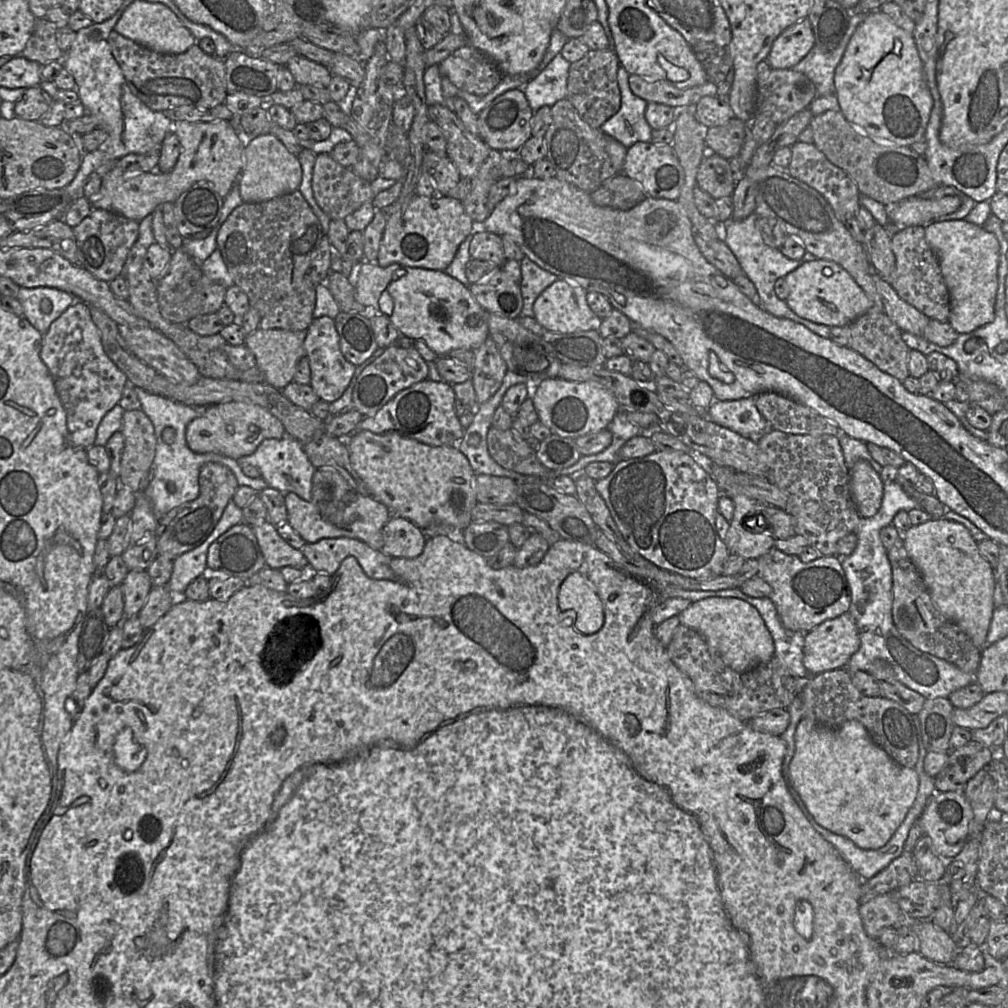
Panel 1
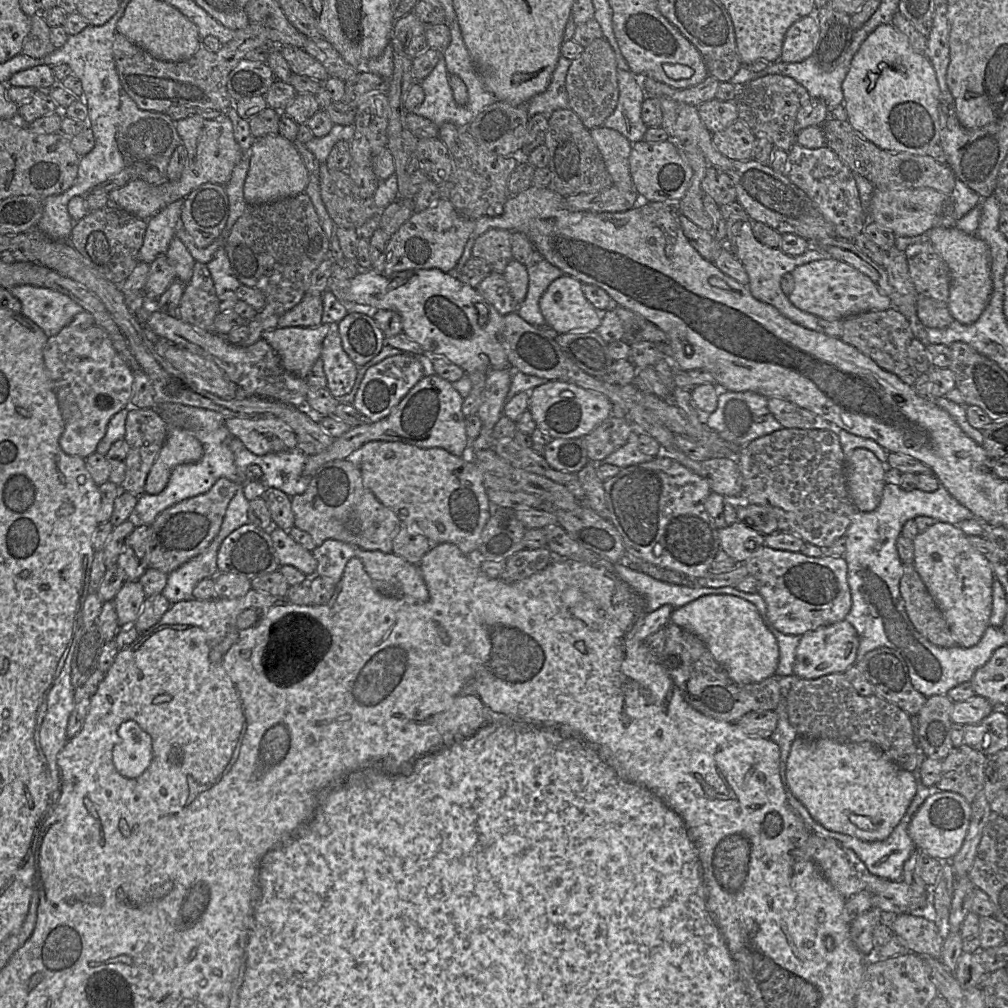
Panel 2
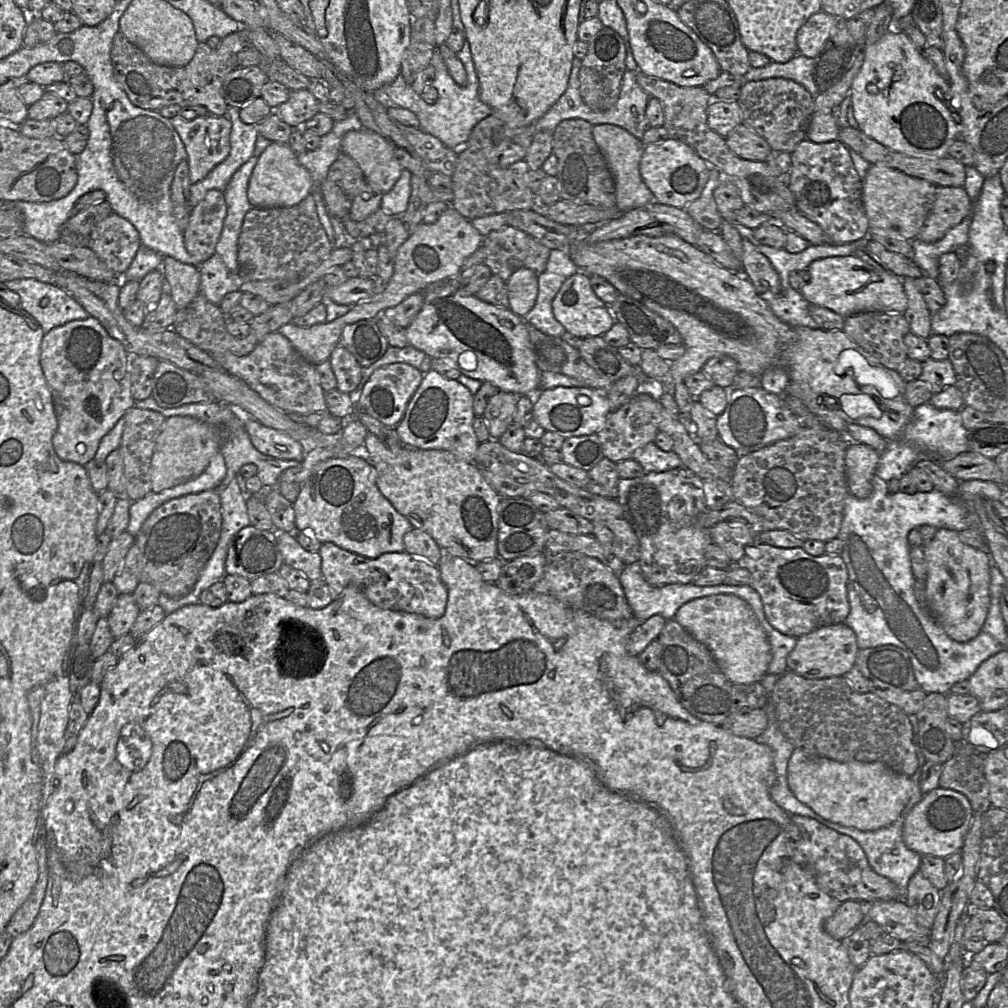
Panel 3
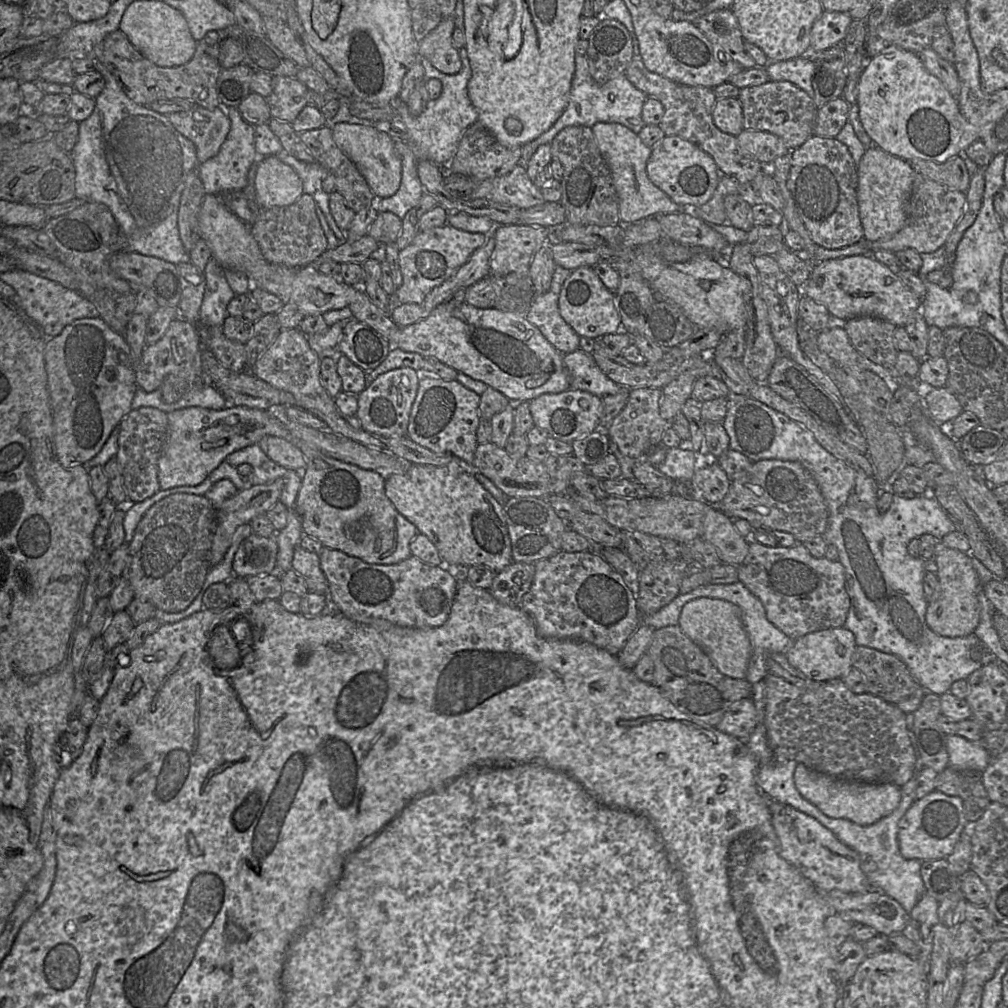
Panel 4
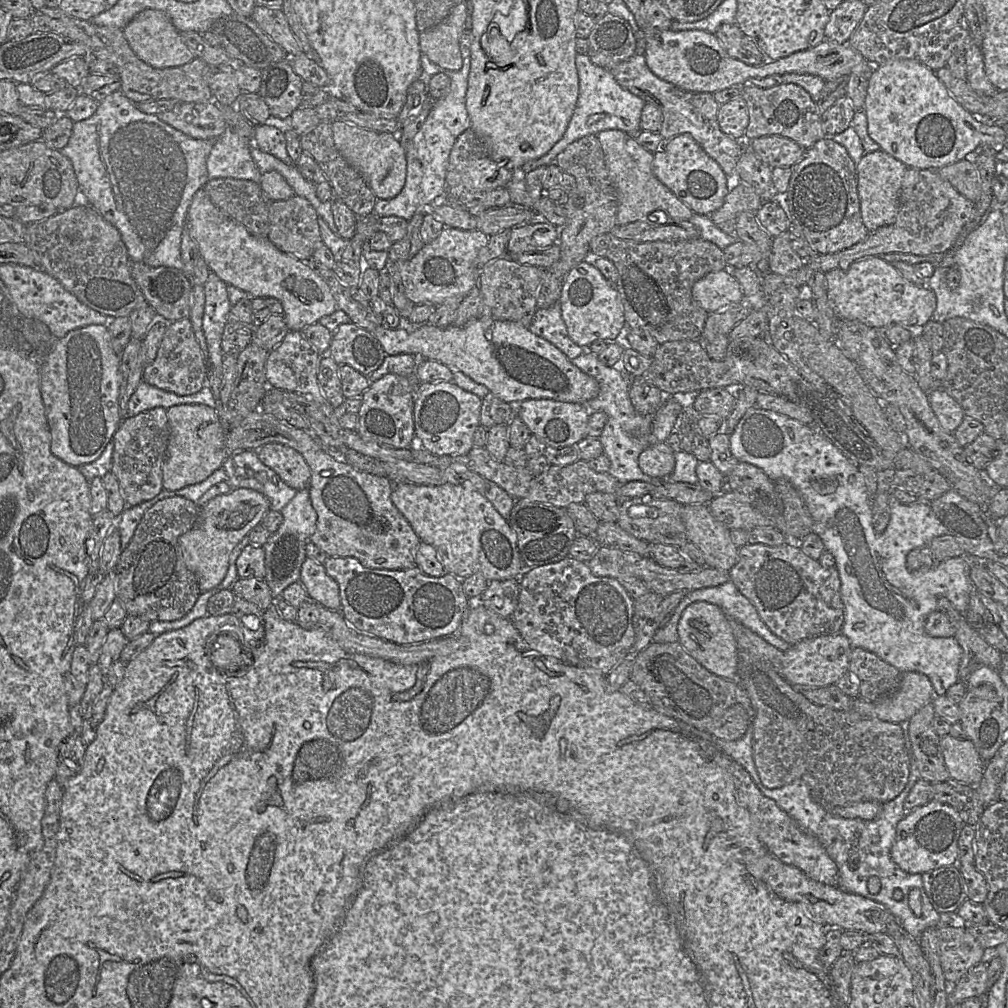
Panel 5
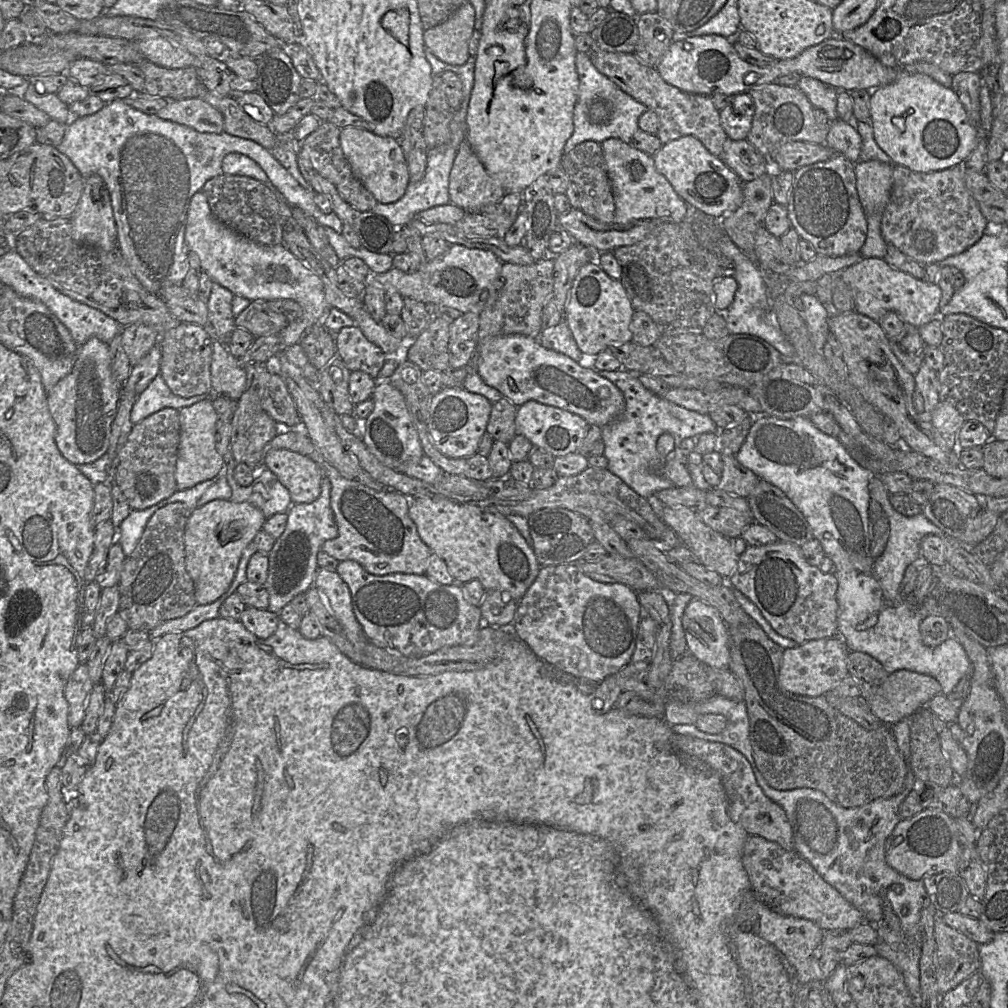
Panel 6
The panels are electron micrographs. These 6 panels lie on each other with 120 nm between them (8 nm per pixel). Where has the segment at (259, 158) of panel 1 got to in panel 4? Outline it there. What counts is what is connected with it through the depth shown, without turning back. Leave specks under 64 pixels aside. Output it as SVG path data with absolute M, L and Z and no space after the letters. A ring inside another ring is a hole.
M275 155L261 158L254 187L255 200L261 208L291 205L304 193L295 170Z

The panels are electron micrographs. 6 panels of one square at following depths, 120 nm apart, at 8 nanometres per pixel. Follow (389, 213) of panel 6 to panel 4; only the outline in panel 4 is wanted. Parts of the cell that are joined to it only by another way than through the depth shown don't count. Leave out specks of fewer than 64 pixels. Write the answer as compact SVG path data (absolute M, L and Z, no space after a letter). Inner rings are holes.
M466 47L460 48L459 54L462 60L462 69L457 74L452 75L442 73L427 58L421 58L425 77L427 79L439 79L443 87L440 97L430 99L420 115L411 115L407 103L401 100L399 96L390 101L408 128L408 140L405 142L407 151L401 155L402 178L400 187L394 195L380 198L377 212L392 212L403 219L406 213L419 202L423 193L427 191L418 177L418 162L428 160L442 169L450 171L450 163L457 152L458 144L464 132L478 120L478 112L468 95L468 82L472 76L472 68Z

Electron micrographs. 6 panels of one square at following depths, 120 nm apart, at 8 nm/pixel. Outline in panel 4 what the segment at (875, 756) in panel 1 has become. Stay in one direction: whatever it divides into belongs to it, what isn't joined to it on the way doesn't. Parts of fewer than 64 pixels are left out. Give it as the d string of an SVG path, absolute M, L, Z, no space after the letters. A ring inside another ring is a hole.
M798 763L794 771L794 783L806 800L831 818L843 818L861 826L868 826L890 815L901 800L901 787L885 782L843 780L812 770Z

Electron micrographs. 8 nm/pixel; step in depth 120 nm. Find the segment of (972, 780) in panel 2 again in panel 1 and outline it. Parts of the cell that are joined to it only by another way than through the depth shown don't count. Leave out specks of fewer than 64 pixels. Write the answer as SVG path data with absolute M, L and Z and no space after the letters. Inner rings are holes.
M976 741L951 749L942 770L934 778L937 792L964 793L967 782L994 758L994 752Z

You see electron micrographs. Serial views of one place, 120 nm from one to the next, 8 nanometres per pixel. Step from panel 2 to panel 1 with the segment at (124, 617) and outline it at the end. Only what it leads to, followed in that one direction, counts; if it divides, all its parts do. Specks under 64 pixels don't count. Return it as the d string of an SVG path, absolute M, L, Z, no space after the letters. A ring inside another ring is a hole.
M144 569L129 570L120 587L123 592L125 619L138 616L152 588L149 574Z

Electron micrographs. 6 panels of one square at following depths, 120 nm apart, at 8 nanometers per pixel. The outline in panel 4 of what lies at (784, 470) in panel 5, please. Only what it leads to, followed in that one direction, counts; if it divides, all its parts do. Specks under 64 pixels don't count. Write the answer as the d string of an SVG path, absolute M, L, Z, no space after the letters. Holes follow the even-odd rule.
M731 395L722 425L729 436L730 448L744 454L752 462L765 459L797 461L810 471L817 482L829 511L823 536L827 543L836 547L838 561L845 569L845 588L850 598L850 609L844 627L854 634L857 646L897 656L926 692L939 696L949 692L952 683L967 680L972 672L982 667L981 663L970 657L972 648L983 644L974 632L965 637L944 637L933 632L926 624L928 602L923 591L923 578L926 571L935 572L935 563L933 559L911 556L907 547L912 539L920 538L923 534L931 534L940 541L943 536L956 530L954 520L933 496L924 494L907 499L894 494L889 509L880 513L877 508L880 486L874 477L849 467L821 446L804 425L752 397Z

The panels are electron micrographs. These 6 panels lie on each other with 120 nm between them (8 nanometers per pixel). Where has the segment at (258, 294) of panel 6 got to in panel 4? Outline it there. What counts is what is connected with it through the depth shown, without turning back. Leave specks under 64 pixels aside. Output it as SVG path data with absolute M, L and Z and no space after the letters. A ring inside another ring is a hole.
M205 194L198 215L200 238L209 246L213 257L223 267L244 273L252 287L276 295L284 304L295 304L305 316L324 314L349 306L357 287L319 272L313 265L287 267L268 262L253 237L250 226L231 212L217 195Z

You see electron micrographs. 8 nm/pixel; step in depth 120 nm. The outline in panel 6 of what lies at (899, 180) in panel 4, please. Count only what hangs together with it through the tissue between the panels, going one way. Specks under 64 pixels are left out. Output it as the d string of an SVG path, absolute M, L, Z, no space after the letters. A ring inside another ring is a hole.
M878 160L855 163L856 189L865 214L882 213L893 183L893 163Z

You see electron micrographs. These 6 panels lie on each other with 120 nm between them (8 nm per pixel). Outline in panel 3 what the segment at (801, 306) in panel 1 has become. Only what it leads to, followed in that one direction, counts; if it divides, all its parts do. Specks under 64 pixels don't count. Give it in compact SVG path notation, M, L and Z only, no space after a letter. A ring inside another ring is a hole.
M855 255L816 259L807 268L808 280L799 291L812 305L826 307L847 317L861 312L903 313L908 300L902 278L883 268L875 268Z

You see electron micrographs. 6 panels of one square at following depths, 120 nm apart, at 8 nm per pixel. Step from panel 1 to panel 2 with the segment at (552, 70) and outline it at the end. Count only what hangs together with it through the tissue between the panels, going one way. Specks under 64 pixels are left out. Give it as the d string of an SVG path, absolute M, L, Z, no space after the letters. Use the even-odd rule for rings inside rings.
M563 56L559 58L548 87L526 102L529 117L535 114L544 114L548 118L555 110L569 108L565 80L570 65L571 60Z

